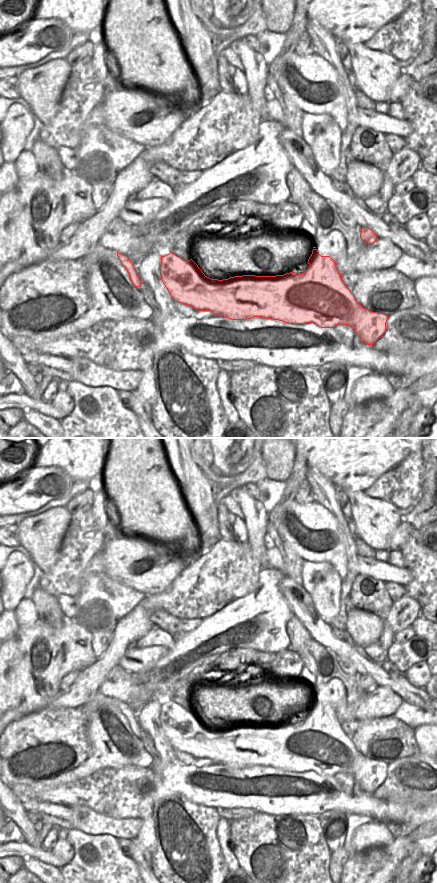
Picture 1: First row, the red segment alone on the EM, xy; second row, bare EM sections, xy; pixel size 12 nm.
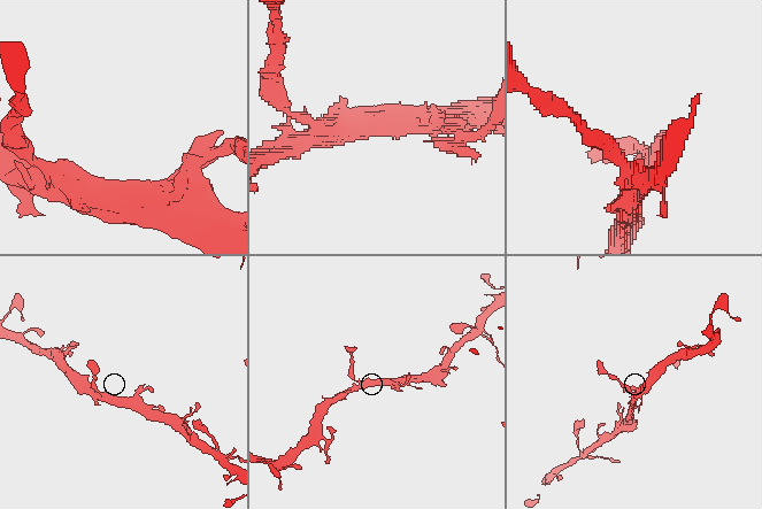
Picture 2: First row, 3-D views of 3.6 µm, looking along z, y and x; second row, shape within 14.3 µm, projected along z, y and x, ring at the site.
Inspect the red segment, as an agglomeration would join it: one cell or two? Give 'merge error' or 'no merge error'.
no merge error

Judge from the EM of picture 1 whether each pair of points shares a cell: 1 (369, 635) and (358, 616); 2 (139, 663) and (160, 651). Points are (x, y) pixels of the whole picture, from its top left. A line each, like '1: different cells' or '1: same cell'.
1: same cell
2: same cell

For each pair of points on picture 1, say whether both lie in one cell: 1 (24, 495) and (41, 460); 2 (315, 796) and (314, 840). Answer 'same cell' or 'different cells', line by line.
1: different cells
2: different cells

